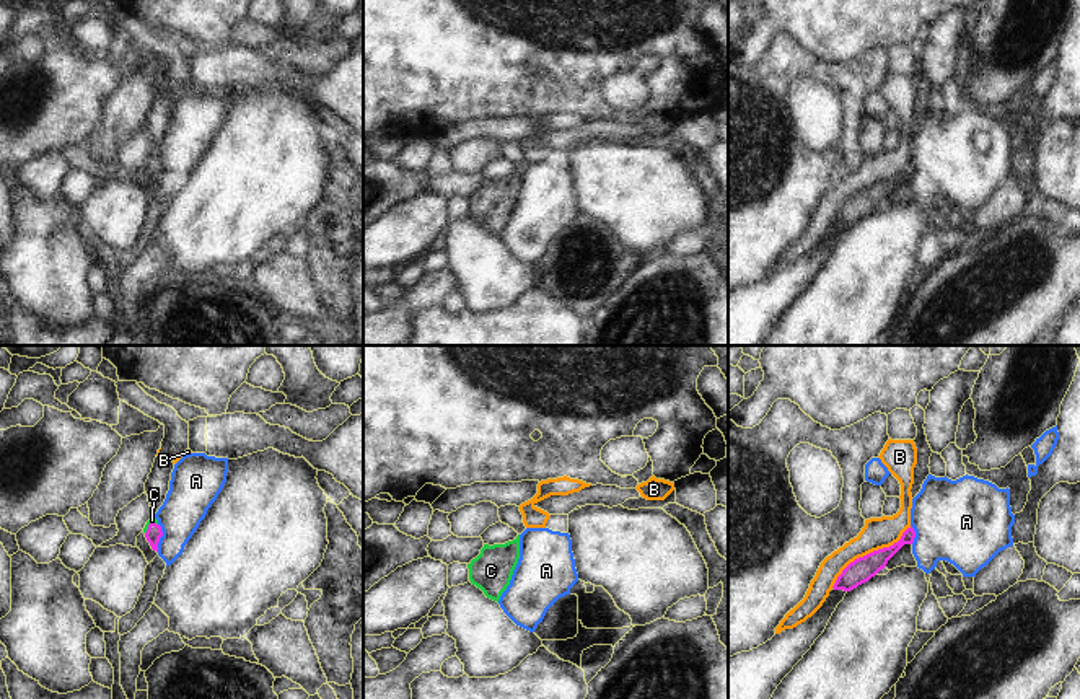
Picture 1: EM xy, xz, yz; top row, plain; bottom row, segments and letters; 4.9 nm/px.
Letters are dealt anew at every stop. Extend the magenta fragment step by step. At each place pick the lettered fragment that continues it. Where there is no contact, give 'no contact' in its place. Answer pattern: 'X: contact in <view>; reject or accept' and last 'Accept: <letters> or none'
A: contact in xy; reject
B: contact in yz; reject
C: contact in xy; accept
Accept: C

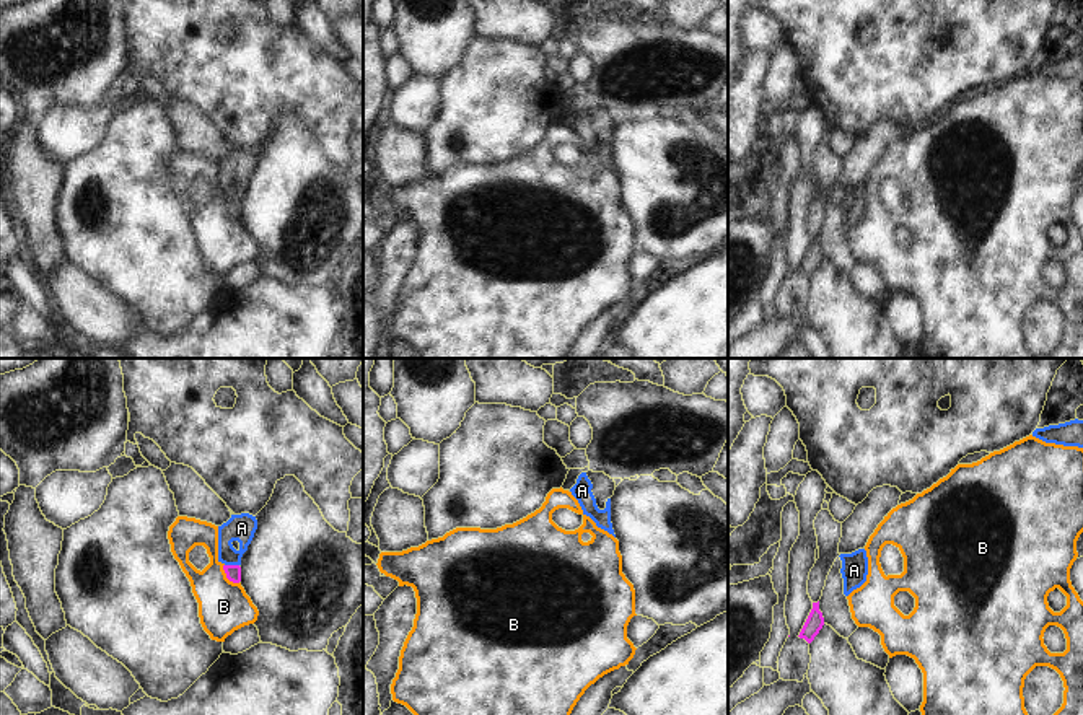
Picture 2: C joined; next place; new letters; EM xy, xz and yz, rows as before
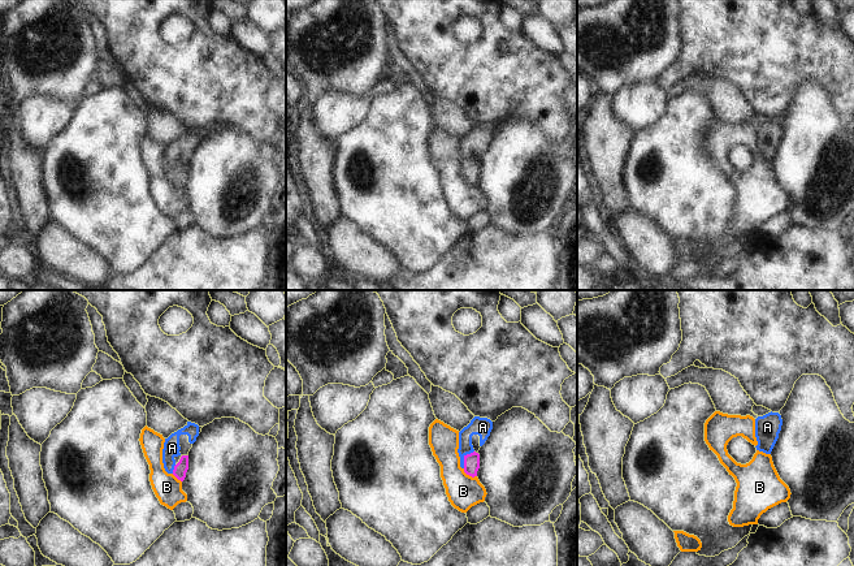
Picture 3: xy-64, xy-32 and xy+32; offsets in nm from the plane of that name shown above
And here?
A: contact in xy; accept
B: contact in xy; reject
Accept: A

